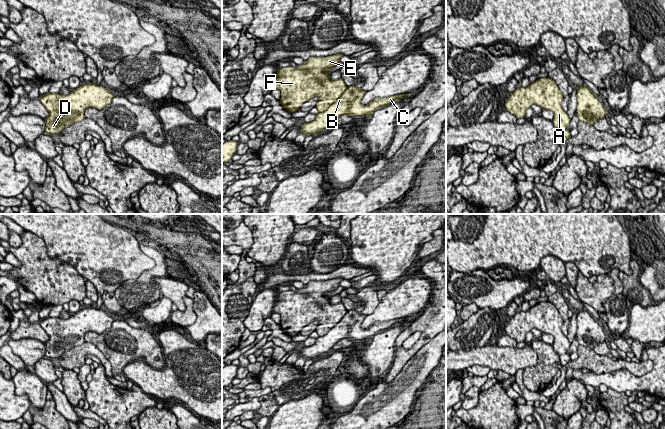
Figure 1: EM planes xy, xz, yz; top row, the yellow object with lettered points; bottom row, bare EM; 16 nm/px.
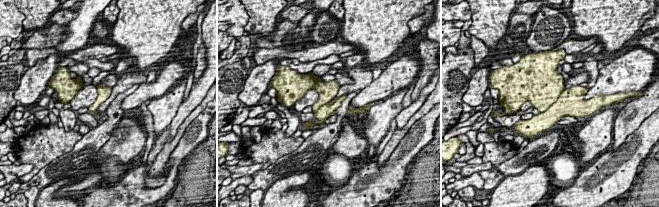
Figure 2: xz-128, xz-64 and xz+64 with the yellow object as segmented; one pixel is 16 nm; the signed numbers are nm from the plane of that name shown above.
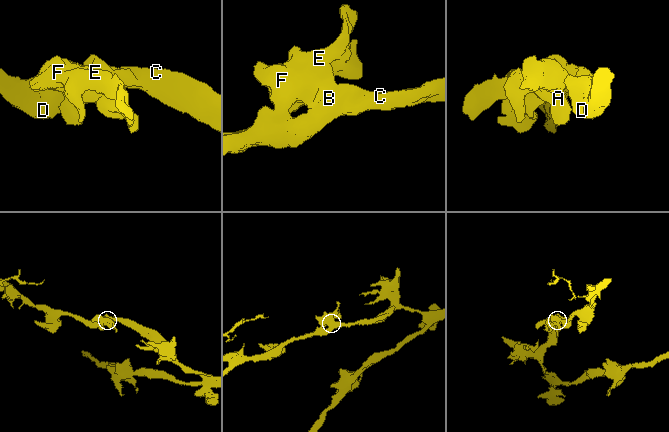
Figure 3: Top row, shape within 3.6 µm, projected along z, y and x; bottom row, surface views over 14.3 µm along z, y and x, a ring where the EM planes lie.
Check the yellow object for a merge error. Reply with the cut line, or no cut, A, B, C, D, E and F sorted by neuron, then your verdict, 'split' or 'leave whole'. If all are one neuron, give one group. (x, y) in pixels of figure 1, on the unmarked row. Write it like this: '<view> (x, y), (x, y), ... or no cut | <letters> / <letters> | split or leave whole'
no cut | A B C D E F | leave whole

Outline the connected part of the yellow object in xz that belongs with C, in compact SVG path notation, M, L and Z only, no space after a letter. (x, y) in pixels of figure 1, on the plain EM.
M334 278L327 281L310 281L297 292L288 290L278 294L274 304L273 312L281 315L280 327L290 337L300 334L303 327L309 325L314 320L318 321L316 332L318 338L311 346L303 346L301 357L317 360L320 355L333 349L333 346L342 339L350 340L371 340L374 335L382 330L389 329L402 322L409 321L412 318L399 318L387 322L376 322L368 329L363 329L361 324L366 315L356 310L347 311L342 302L332 305L331 297L327 294L339 287L343 278Z

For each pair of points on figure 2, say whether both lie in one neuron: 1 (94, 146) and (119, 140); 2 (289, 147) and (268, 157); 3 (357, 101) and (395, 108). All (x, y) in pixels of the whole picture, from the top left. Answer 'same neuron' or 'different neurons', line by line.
1: different neurons
2: same neuron
3: different neurons

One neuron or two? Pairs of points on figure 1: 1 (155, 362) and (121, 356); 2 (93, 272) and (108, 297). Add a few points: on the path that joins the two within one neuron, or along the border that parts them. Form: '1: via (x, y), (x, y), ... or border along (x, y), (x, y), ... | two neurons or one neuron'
1: via (147, 354), (129, 354) | one neuron
2: border along (113, 292), (103, 293), (102, 304) | two neurons

